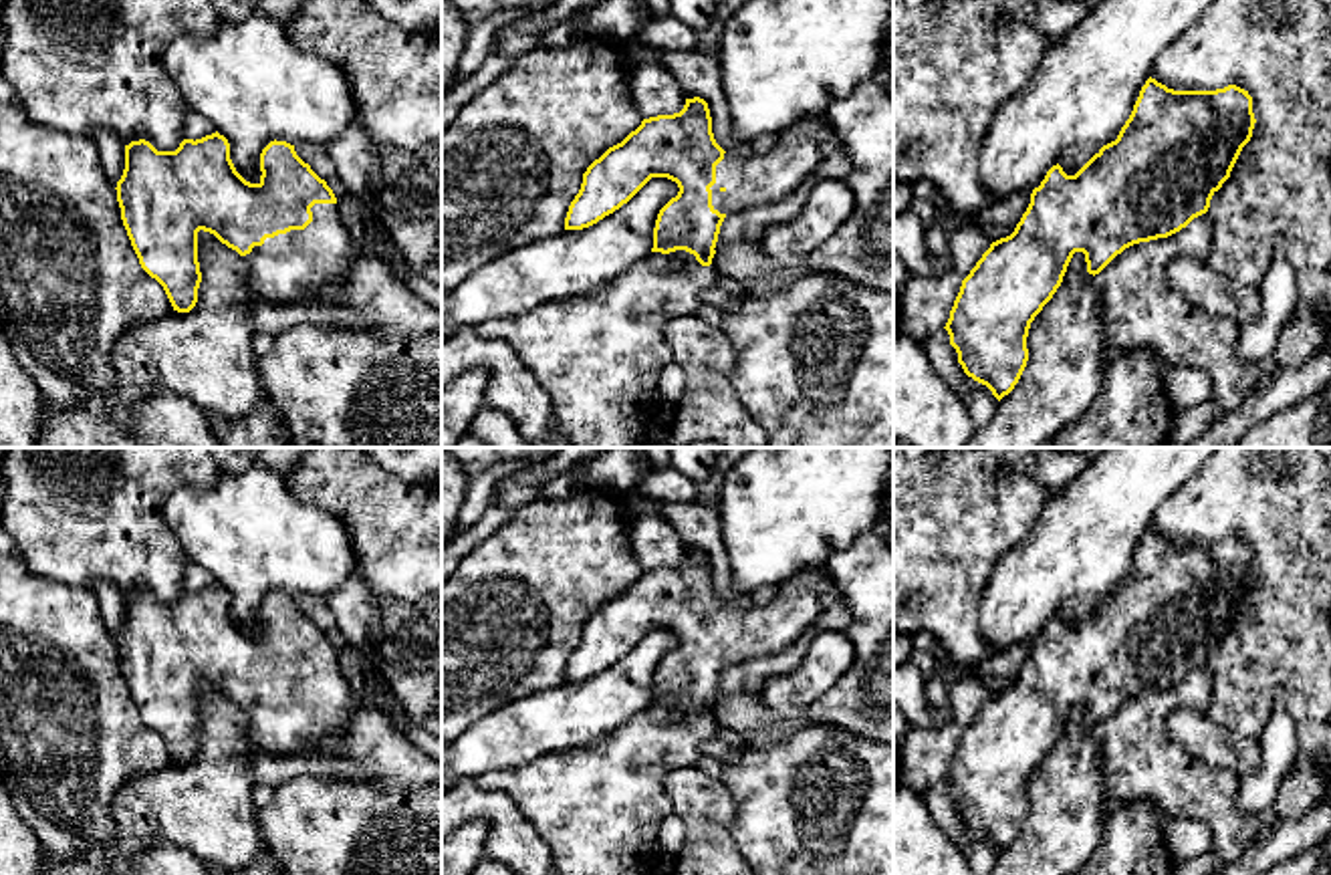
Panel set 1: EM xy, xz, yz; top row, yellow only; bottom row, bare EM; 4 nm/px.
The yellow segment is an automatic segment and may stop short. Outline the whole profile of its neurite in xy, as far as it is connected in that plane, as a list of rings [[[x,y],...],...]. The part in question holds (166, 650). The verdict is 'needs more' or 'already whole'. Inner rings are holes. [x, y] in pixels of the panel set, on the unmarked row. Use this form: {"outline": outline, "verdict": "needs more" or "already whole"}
{"outline": [[[218,583],[184,591],[175,603],[157,603],[145,591],[125,597],[125,621],[115,639],[121,671],[141,720],[163,738],[173,762],[190,764],[198,754],[200,681],[236,702],[248,716],[252,740],[272,754],[325,746],[361,708],[361,698],[339,669],[333,641],[296,607],[294,597],[270,593],[260,605],[260,623],[258,635],[246,633]]], "verdict": "needs more"}

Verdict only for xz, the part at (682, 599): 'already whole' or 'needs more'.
needs more

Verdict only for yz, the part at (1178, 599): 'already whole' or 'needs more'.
already whole

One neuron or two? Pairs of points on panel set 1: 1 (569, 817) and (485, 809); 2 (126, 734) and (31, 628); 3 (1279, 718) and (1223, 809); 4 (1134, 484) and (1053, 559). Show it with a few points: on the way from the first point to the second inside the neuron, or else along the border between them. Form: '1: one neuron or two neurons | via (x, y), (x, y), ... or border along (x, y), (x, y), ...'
1: two neurons | border along (480, 787), (501, 791), (549, 851)
2: one neuron | via (97, 714), (53, 670), (53, 656)
3: two neurons | border along (1237, 781), (1237, 801), (1243, 809), (1271, 809)
4: one neuron | via (1114, 503), (1073, 543)

